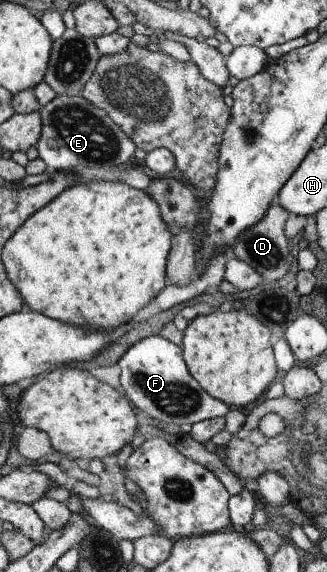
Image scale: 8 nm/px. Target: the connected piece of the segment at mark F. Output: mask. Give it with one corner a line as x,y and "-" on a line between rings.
160,334
137,341
117,363
121,367
120,383
129,400
152,419
180,427
224,417
230,409
225,401
212,397
192,376
184,360
184,349

